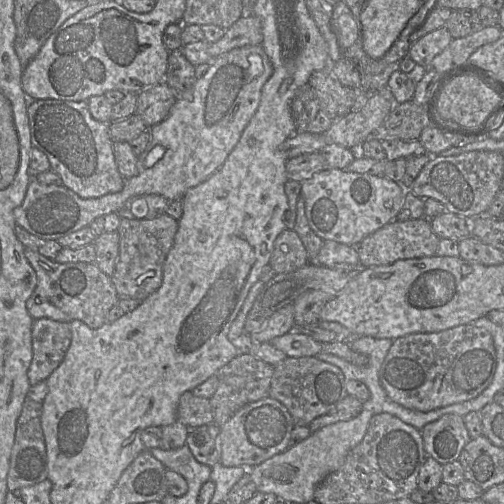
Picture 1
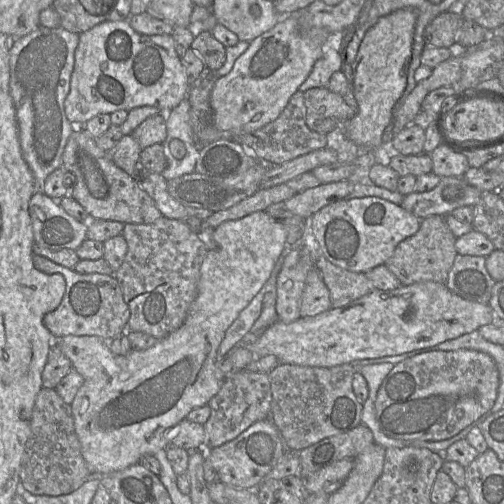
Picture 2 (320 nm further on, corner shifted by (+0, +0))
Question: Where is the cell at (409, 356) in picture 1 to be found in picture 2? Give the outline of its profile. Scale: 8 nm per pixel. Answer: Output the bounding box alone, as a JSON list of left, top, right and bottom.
[375,351,499,440]

